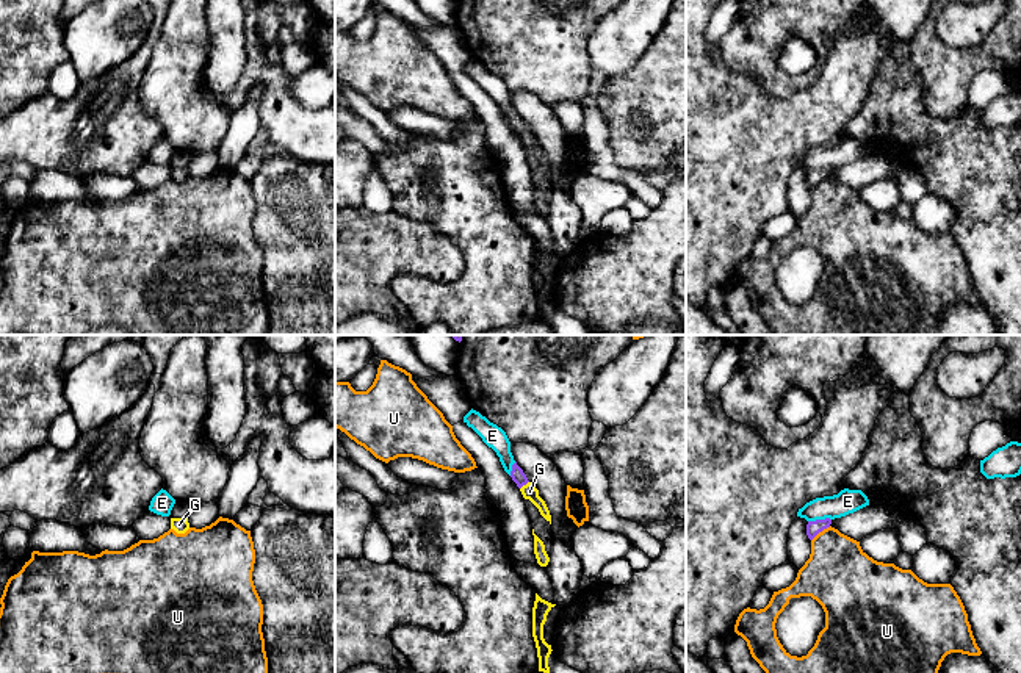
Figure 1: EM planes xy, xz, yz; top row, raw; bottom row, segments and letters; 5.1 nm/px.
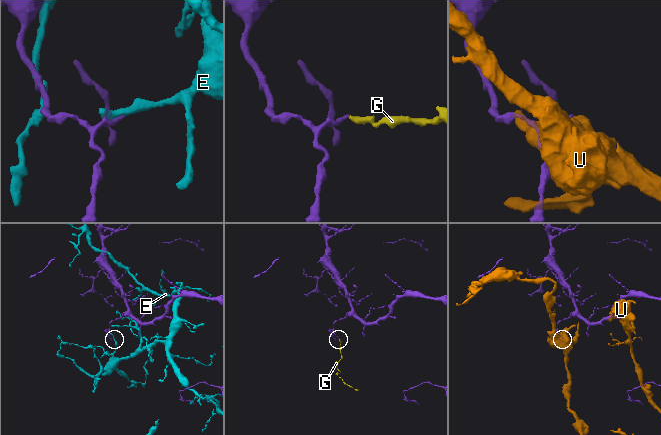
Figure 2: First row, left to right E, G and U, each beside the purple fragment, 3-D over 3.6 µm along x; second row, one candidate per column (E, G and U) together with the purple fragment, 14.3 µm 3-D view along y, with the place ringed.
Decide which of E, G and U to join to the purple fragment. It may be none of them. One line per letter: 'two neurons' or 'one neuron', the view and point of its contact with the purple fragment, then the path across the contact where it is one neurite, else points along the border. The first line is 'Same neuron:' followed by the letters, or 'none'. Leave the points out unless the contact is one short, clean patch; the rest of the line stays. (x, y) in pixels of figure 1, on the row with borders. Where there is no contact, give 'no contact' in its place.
Same neuron: G
E: two neurons; contact yz (819, 520)
G: one neuron; contact xz (523, 484); way xz (517, 475), (523, 484), (530, 492)
U: two neurons; contact yz (821, 531)

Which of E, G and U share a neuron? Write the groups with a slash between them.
E / G / U

